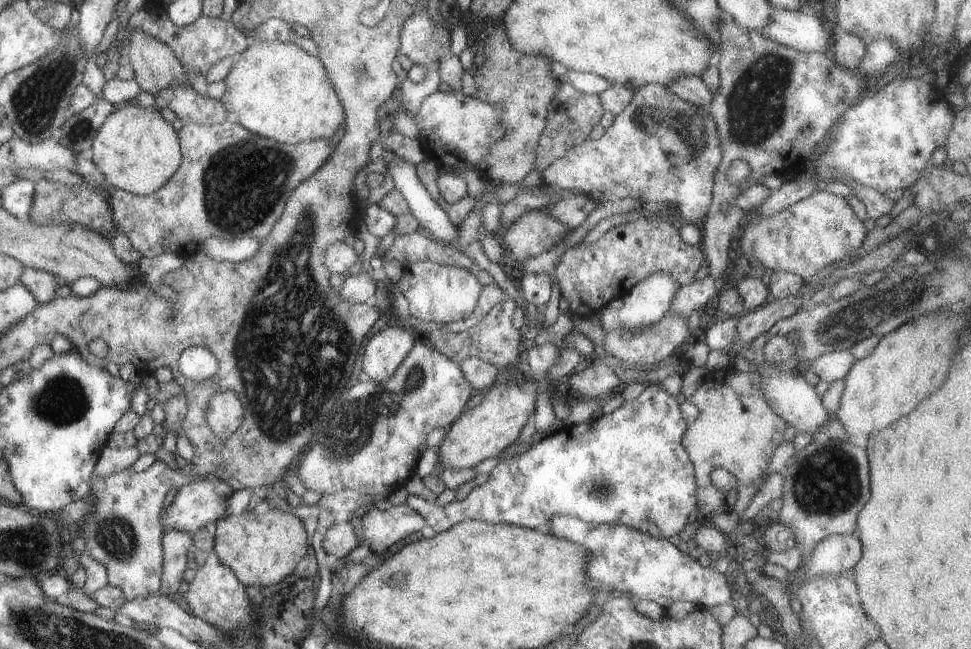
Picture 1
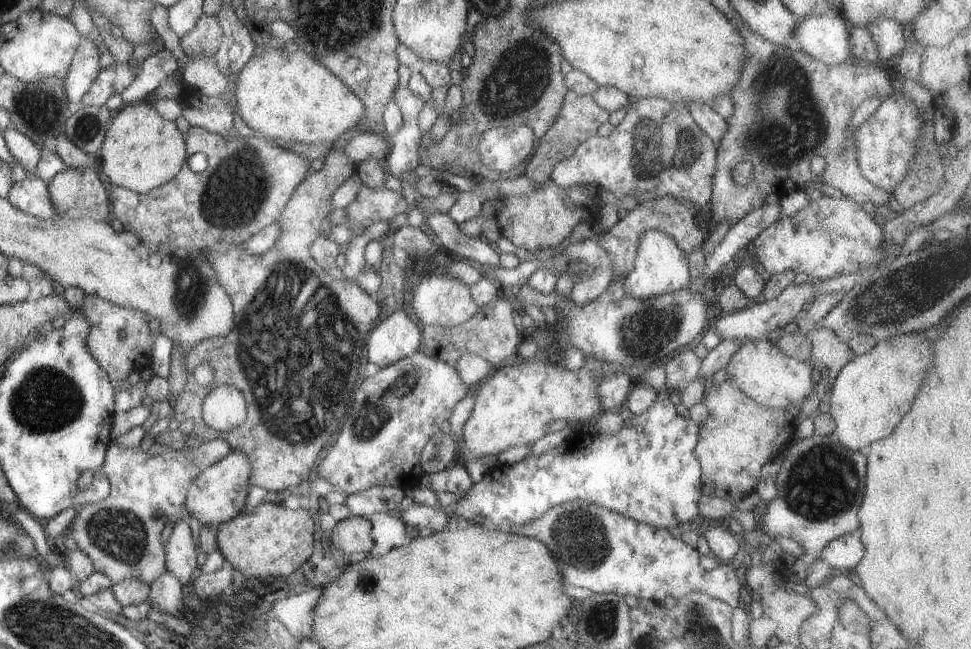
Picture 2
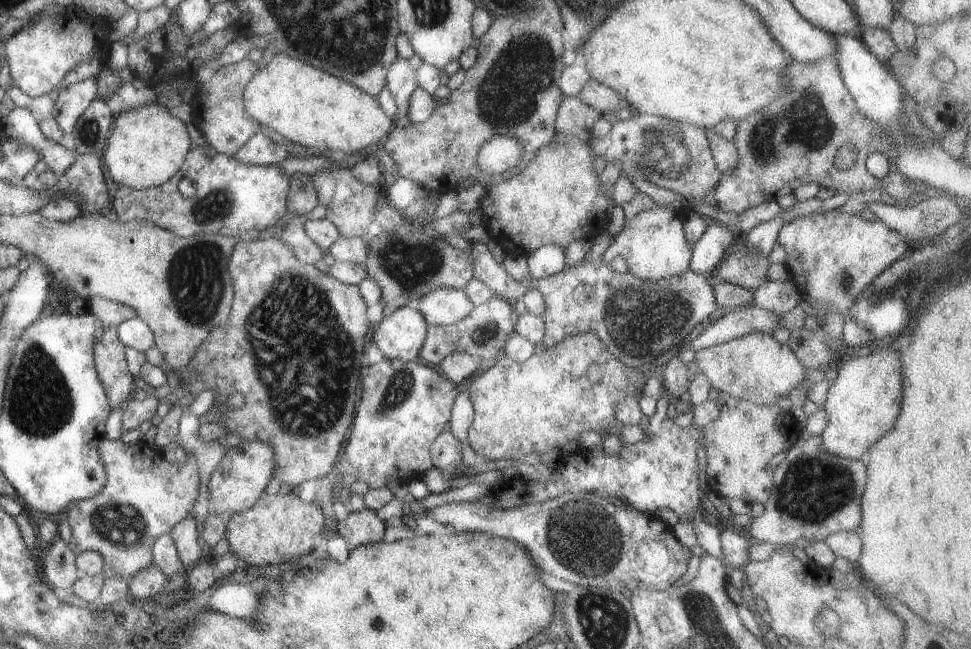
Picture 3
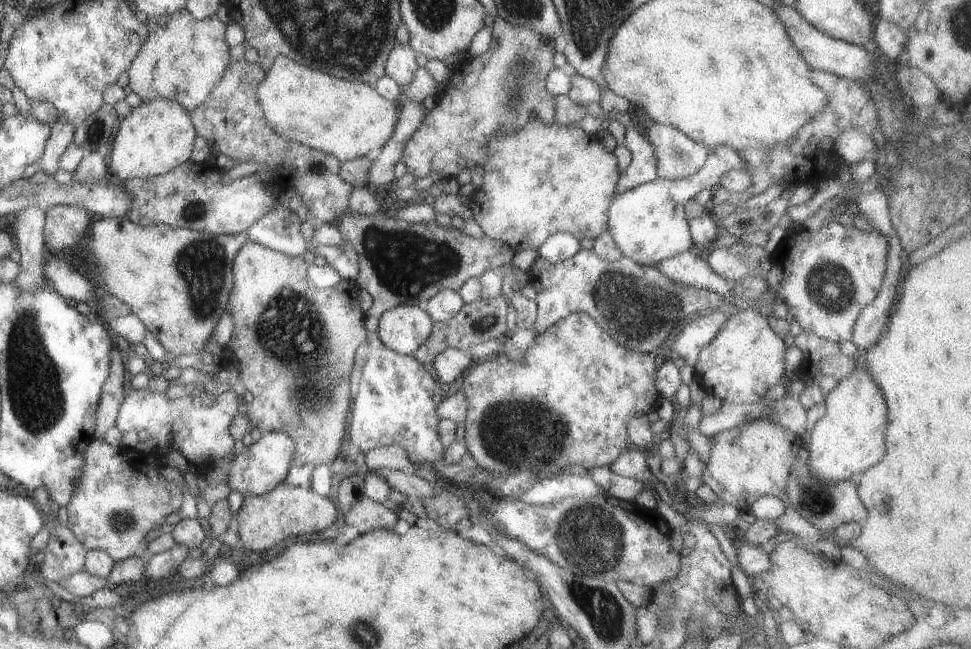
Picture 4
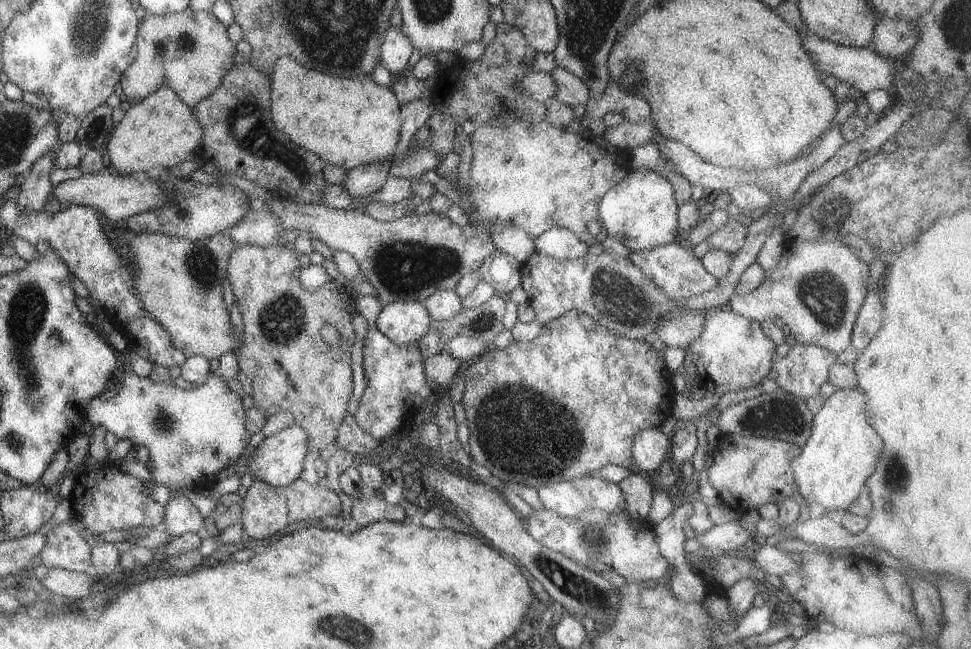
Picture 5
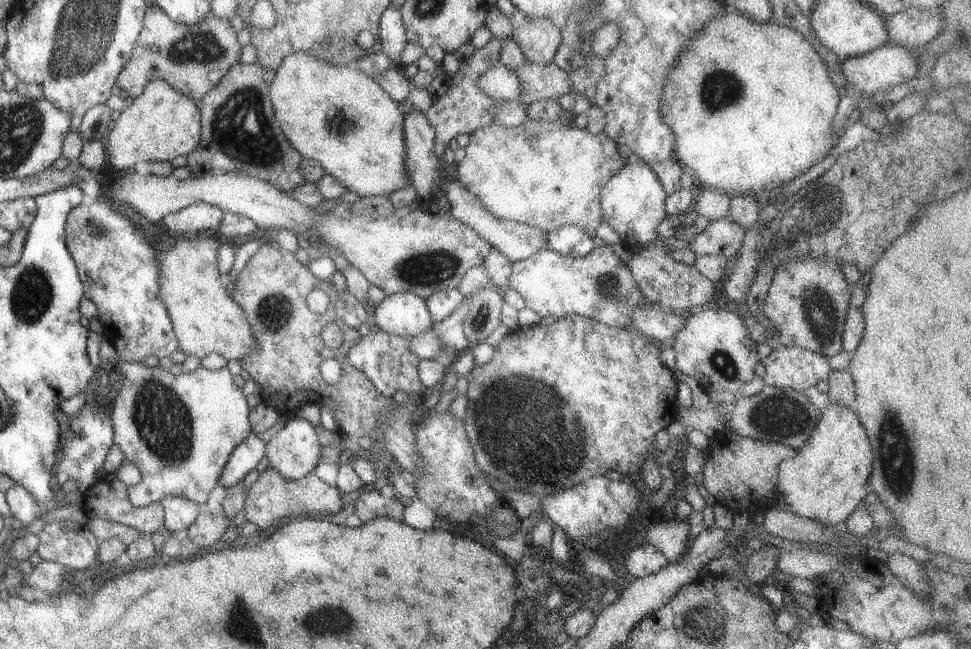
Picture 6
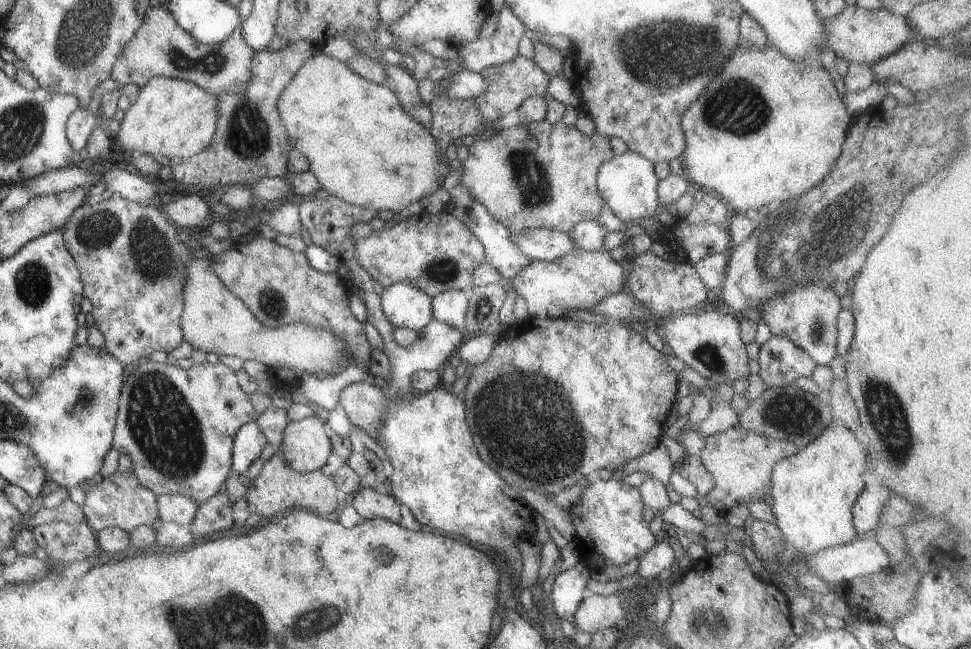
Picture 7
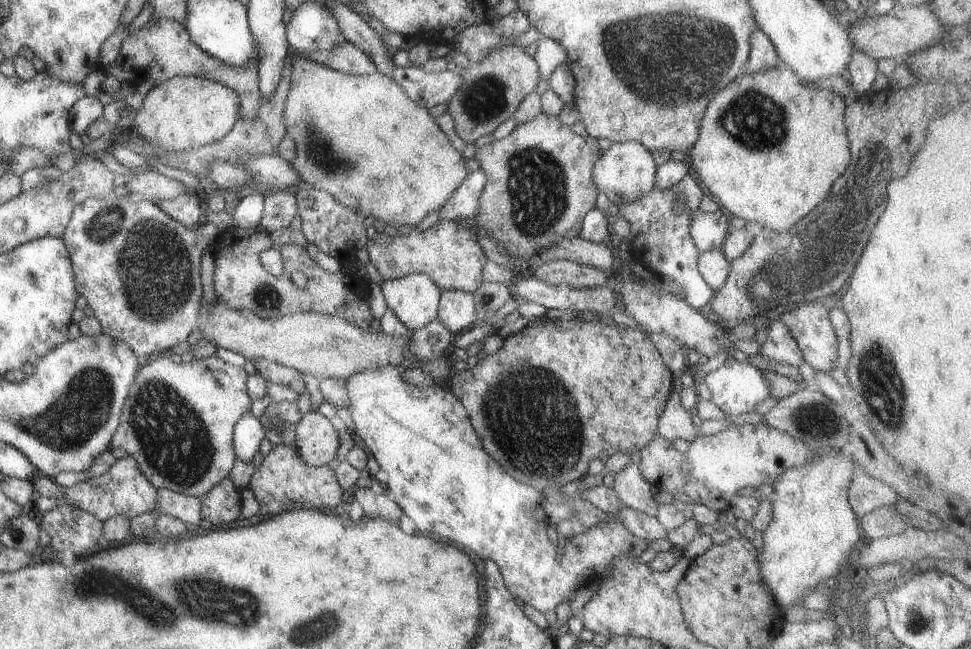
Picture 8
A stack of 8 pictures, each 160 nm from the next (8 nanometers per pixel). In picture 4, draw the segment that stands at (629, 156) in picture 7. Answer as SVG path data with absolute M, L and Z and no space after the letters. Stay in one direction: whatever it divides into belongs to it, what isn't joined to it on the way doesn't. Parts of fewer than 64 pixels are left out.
M711 147L703 166L690 177L662 179L655 177L632 189L621 191L611 197L606 208L606 229L623 257L629 257L637 264L651 267L666 258L683 251L689 251L692 240L688 231L684 204L703 188L717 188L720 176L727 171L744 168L744 162L731 147Z

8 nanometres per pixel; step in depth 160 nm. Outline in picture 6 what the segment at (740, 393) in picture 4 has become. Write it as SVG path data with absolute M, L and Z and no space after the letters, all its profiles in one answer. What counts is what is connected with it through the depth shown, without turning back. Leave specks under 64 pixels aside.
M722 306L705 310L700 307L687 313L681 330L673 335L670 343L675 352L675 369L695 381L705 376L707 384L714 390L733 394L745 382L753 379L753 369L759 362L755 346L756 342L748 337L742 318L735 311L728 312Z

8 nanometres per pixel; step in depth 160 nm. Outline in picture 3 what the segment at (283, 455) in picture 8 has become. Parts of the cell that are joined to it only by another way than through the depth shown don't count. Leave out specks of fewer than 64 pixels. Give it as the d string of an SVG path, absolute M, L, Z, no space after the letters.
M278 489L269 496L269 490L263 492L255 502L245 510L226 518L224 530L229 552L240 564L247 566L267 566L291 561L306 555L313 547L313 537L321 534L325 513L319 504L301 502L288 489Z

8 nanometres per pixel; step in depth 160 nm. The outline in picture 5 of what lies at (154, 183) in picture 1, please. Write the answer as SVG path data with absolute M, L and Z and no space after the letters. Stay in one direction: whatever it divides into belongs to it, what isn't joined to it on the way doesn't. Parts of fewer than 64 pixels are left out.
M159 87L140 101L132 102L113 127L106 144L107 168L121 175L147 174L152 166L169 169L190 161L200 146L201 127L190 109L169 87Z

